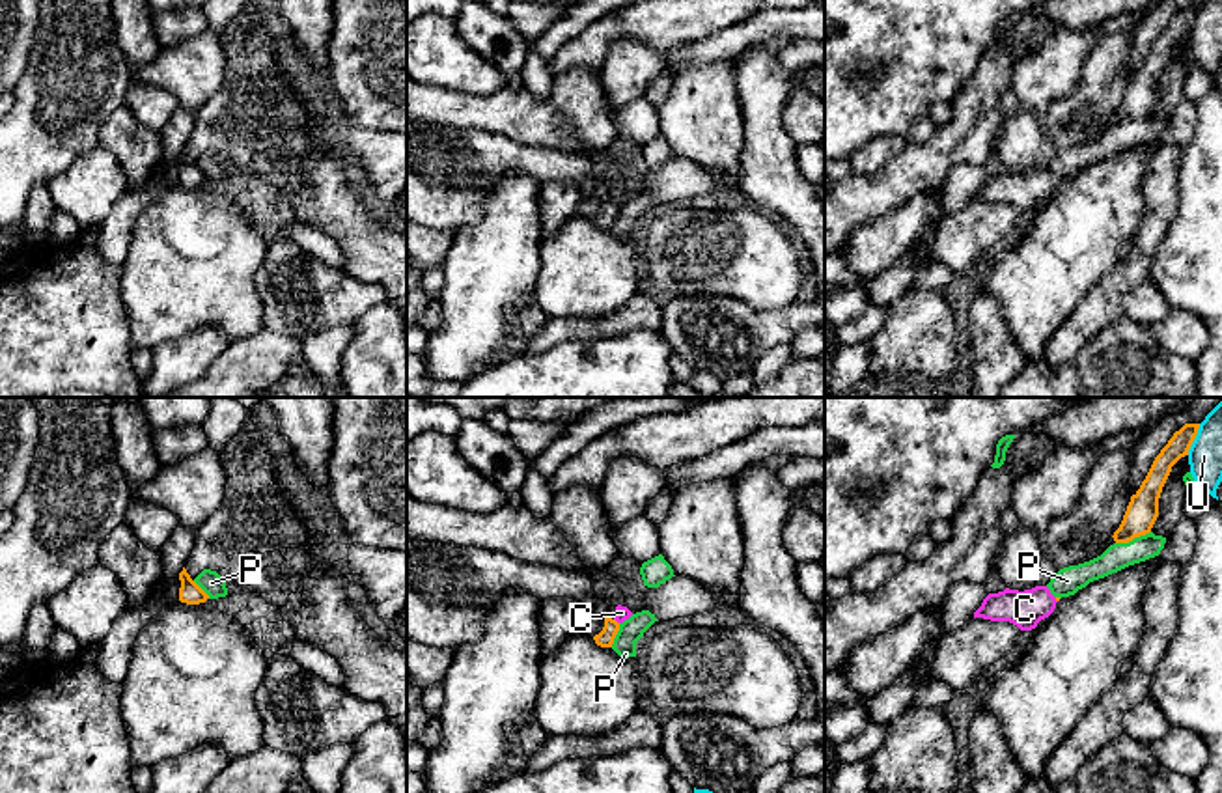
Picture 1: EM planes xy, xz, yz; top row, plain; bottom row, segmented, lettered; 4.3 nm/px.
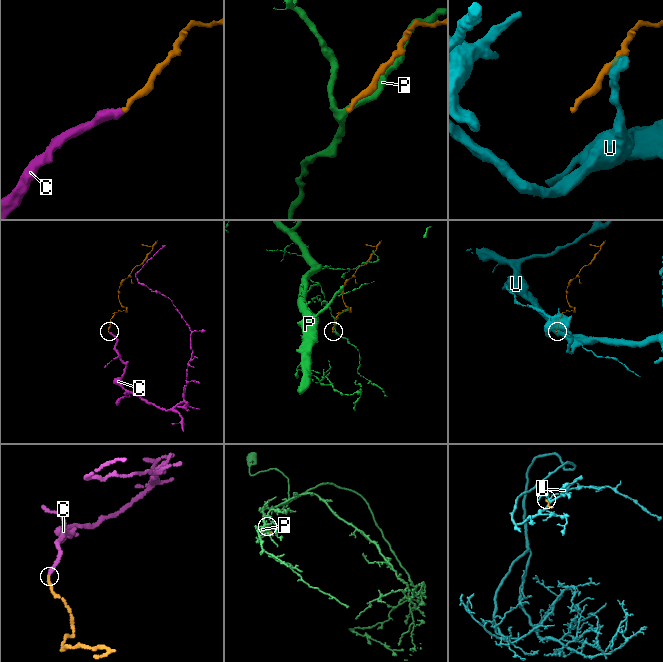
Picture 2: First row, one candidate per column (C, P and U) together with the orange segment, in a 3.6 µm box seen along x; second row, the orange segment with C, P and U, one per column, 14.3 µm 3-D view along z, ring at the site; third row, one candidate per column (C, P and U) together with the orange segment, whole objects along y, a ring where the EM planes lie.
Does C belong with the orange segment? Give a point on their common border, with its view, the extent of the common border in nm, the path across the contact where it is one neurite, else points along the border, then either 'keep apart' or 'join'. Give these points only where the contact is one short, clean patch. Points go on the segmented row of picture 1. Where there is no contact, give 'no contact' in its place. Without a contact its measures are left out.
contact xz (616, 622); length 40 nm; way xz (605, 639), (616, 622), (622, 612); join

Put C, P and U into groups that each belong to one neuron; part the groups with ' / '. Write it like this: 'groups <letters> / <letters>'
groups C / P / U

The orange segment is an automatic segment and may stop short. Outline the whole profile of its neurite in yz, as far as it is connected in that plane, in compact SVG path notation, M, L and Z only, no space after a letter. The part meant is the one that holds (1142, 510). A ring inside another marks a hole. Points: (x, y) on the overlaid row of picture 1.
M1185 424L1168 444L1155 457L1146 480L1140 489L1131 496L1127 511L1119 528L1114 532L1116 543L1129 543L1134 537L1146 536L1151 532L1159 517L1159 498L1162 487L1172 472L1172 466L1185 455L1198 435L1200 424Z

